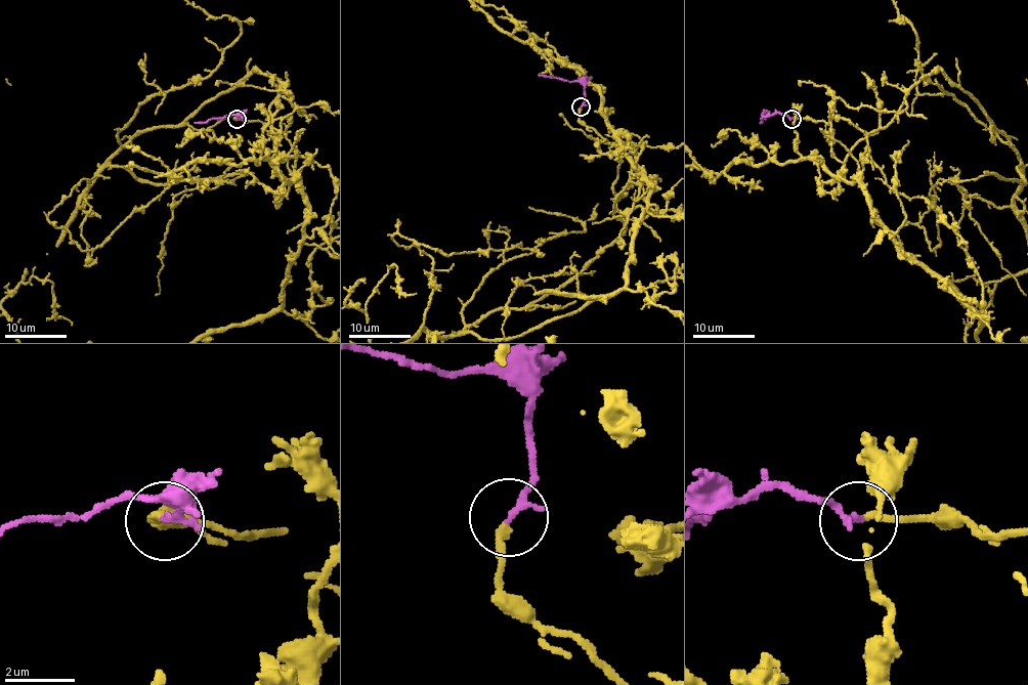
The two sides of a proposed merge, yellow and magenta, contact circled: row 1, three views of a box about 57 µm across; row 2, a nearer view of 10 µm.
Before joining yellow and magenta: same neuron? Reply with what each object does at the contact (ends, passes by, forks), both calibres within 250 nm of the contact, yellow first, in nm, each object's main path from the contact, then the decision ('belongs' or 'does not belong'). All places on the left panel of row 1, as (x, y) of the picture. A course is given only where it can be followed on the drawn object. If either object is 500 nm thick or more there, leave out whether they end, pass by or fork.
yellow ends; magenta ends; calibres 220 and 200 nm; course yellow (236, 119), (290, 118), (283, 133), (274, 78), (145, 128), (14, 280); course magenta (236, 119), (241, 113), (195, 122); belongs

